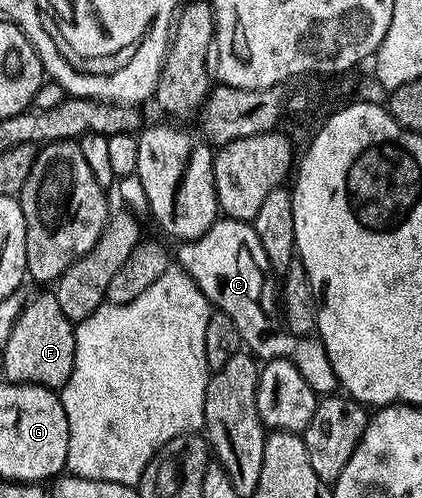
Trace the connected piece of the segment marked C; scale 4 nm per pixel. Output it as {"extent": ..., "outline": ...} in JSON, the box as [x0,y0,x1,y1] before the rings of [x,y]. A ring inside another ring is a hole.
{"extent":[178,218,339,396],"outline":[[[219,218],[206,235],[183,242],[178,248],[179,268],[187,271],[197,287],[221,313],[230,316],[243,346],[261,360],[287,357],[299,368],[306,383],[319,396],[329,396],[339,388],[324,342],[317,336],[296,338],[280,326],[278,293],[266,251],[249,222]]]}

